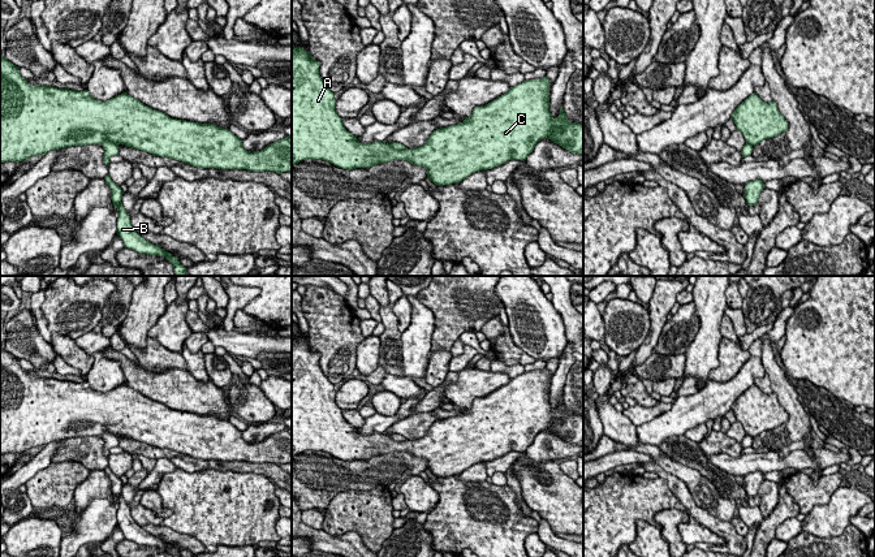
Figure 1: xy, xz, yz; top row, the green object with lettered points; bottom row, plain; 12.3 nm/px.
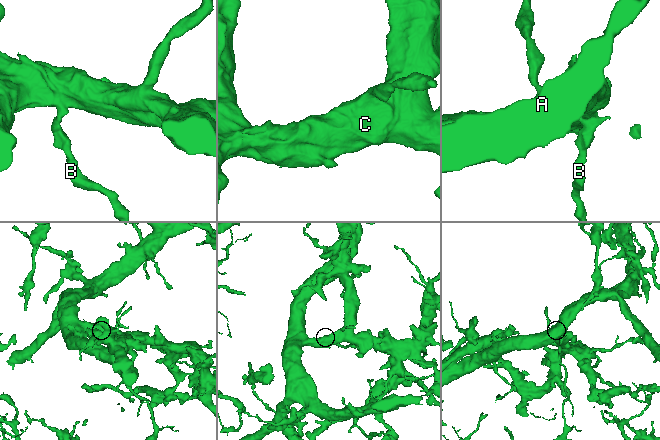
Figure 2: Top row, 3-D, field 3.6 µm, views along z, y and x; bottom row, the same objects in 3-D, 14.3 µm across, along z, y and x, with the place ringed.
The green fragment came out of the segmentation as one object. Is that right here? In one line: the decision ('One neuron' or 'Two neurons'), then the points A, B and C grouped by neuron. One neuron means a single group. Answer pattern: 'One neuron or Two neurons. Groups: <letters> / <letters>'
Two neurons. Groups: A C / B

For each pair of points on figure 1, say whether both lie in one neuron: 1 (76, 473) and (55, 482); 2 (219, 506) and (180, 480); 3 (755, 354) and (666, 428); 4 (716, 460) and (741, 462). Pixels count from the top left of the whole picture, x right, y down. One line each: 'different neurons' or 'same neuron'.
1: same neuron
2: same neuron
3: same neuron
4: same neuron

